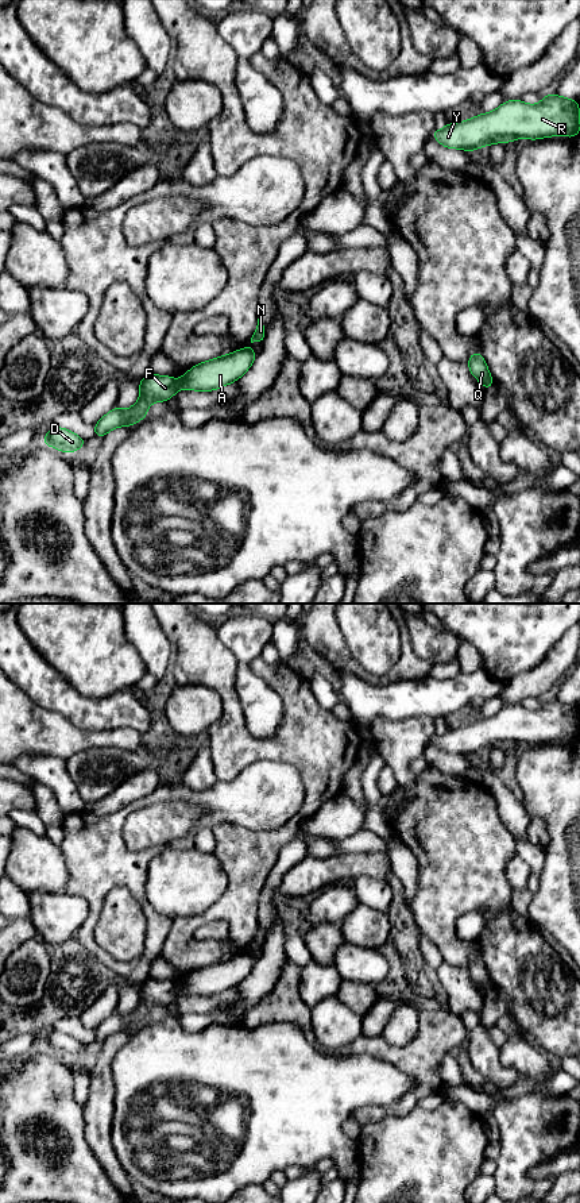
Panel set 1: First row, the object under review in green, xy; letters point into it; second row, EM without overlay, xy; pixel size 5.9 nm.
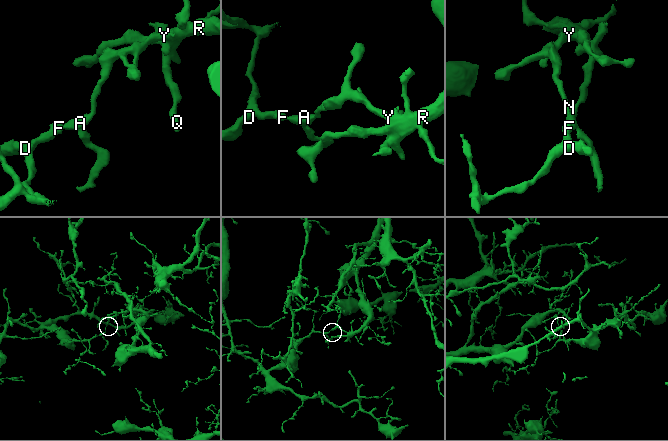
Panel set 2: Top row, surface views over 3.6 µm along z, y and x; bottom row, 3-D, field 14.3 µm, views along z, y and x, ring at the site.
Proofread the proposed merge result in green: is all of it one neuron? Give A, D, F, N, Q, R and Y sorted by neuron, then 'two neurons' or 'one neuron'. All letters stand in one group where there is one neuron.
A N Q R Y / D F; two neurons

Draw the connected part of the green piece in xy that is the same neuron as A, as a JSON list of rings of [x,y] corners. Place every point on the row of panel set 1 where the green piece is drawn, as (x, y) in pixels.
[[[252,347],[236,350],[229,355],[193,366],[178,381],[178,387],[183,390],[212,392],[233,383],[243,377],[256,358]]]

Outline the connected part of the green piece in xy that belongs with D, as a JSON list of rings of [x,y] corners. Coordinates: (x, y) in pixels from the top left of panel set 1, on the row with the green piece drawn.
[[[54,425],[49,433],[40,439],[40,443],[54,447],[62,452],[76,452],[88,442],[69,429]]]

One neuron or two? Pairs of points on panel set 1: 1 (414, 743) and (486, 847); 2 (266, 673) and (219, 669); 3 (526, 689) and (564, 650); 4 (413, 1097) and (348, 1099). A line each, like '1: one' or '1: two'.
1: two
2: one
3: one
4: two

